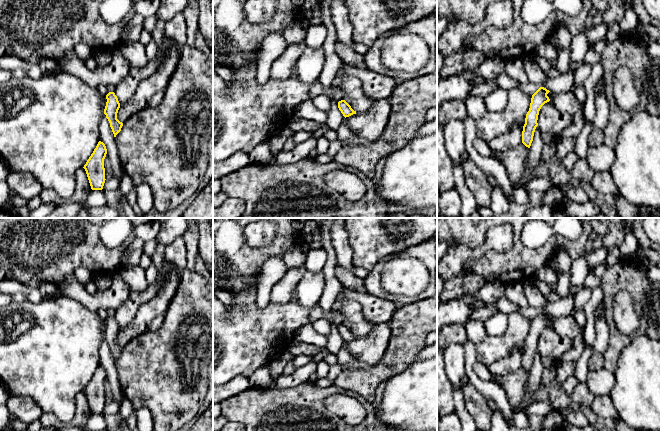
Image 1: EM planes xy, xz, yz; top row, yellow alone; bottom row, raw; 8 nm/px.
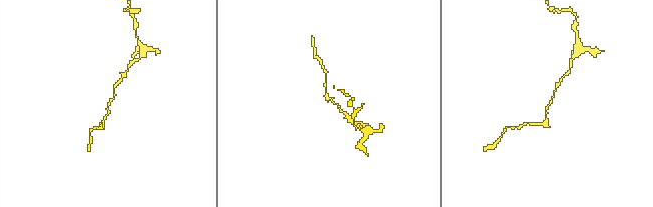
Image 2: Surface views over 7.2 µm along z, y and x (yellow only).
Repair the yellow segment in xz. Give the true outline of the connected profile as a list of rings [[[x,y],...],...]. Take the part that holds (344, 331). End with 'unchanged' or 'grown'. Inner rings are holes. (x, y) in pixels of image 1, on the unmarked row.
[[[341,324],[338,326],[338,332],[345,342],[356,338],[356,335],[354,335],[345,324]]]; unchanged

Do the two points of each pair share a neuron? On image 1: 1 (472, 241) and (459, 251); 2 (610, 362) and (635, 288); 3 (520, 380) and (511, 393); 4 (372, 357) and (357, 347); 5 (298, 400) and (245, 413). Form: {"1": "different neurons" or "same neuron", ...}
{"1": "different neurons", "2": "same neuron", "3": "same neuron", "4": "same neuron", "5": "same neuron"}

